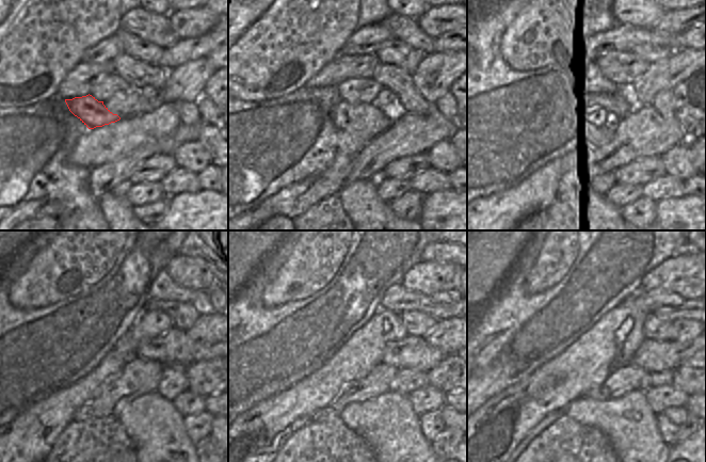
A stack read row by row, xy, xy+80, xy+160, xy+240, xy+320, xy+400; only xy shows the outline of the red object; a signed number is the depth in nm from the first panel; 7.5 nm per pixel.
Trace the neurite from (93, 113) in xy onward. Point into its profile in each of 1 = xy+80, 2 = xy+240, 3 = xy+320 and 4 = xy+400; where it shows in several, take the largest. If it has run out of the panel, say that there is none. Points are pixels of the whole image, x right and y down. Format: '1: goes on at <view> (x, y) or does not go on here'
1: goes on at xy+80 (366, 121)
2: goes on at xy+240 (162, 349)
3: goes on at xy+320 (413, 352)
4: goes on at xy+400 (653, 355)

